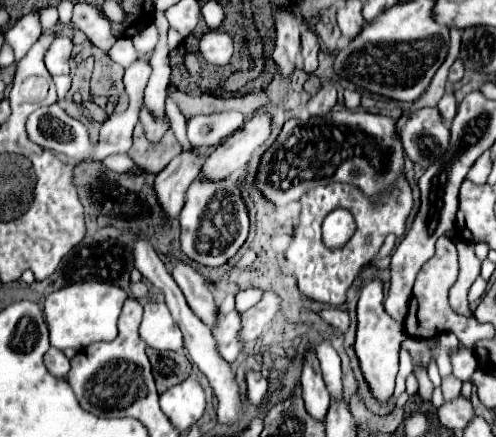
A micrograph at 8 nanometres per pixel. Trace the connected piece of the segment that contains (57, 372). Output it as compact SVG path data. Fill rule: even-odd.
M50 347L50 349L46 351L46 355L44 355L44 365L46 365L48 373L52 373L54 377L66 377L68 371L70 371L70 361L68 361L68 357L66 357L62 351L58 351L56 347Z

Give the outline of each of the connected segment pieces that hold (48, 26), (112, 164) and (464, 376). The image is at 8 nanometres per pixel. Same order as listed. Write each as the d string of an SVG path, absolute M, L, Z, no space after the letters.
M44 7L44 9L40 11L40 21L42 21L42 31L44 31L44 33L46 33L46 31L52 31L54 25L56 25L56 21L58 21L58 11L56 11L56 7Z
M110 155L106 159L102 159L102 165L108 165L108 169L114 169L114 171L130 171L132 167L136 167L136 163L128 157L128 155Z
M458 347L450 351L450 363L452 363L452 375L456 375L460 381L470 381L472 373L478 369L476 353L468 347Z

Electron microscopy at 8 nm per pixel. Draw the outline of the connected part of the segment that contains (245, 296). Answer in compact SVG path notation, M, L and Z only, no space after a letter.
M248 287L248 289L240 291L238 293L238 311L242 313L242 311L254 307L262 299L262 295L264 295L264 291L258 287Z

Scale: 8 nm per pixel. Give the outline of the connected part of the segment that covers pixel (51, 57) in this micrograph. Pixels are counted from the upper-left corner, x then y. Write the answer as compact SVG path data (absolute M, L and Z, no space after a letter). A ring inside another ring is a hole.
M58 37L48 53L46 53L46 69L50 75L66 75L70 73L70 57L72 57L72 39L70 37Z

